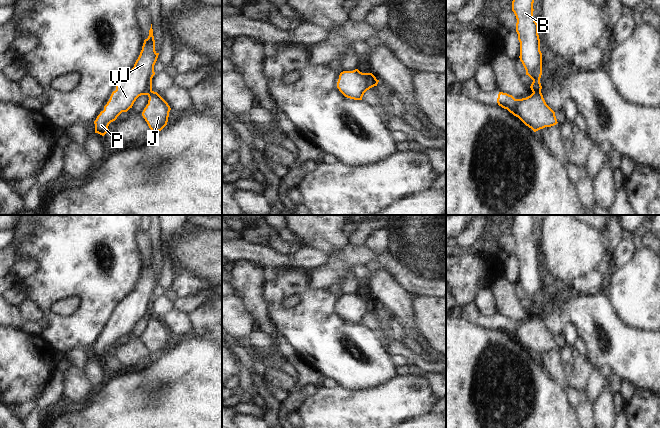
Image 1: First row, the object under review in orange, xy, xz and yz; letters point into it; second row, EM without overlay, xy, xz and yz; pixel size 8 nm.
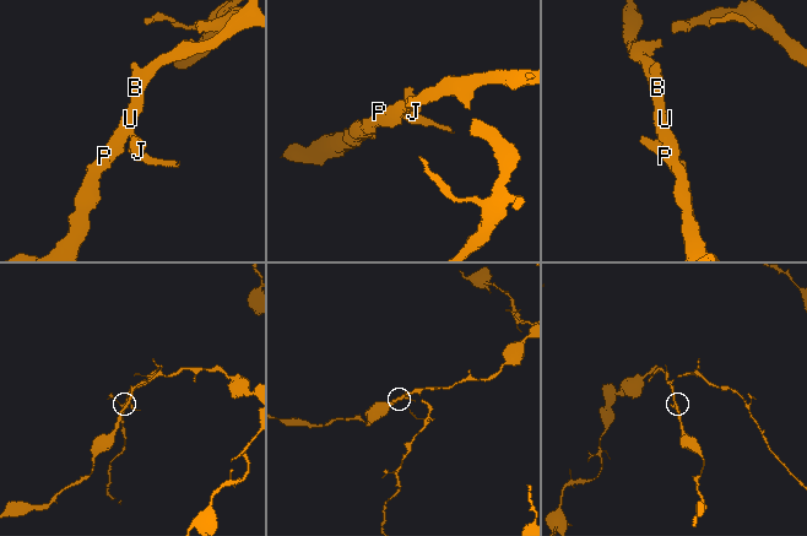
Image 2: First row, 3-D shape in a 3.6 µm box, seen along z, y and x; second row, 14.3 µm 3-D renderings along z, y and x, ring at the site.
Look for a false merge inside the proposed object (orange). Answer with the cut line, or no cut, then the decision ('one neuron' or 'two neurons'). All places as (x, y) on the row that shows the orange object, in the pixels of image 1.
yz (540, 90), (533, 92) | two neurons

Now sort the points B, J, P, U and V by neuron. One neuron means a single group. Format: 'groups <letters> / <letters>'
groups B P U V / J

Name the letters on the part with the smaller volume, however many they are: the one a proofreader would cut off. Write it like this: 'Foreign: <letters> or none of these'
Foreign: J

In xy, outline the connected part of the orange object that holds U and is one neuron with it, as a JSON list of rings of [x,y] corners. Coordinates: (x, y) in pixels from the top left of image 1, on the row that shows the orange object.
[[[152,24],[149,36],[144,40],[142,50],[134,67],[116,85],[109,101],[94,121],[95,133],[104,136],[108,126],[115,121],[122,112],[132,108],[136,99],[141,95],[149,95],[152,91],[152,78],[155,75],[154,65],[159,53],[155,51],[155,40]]]

